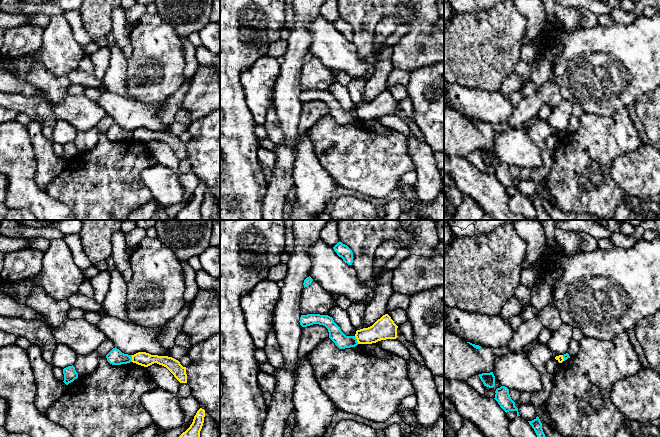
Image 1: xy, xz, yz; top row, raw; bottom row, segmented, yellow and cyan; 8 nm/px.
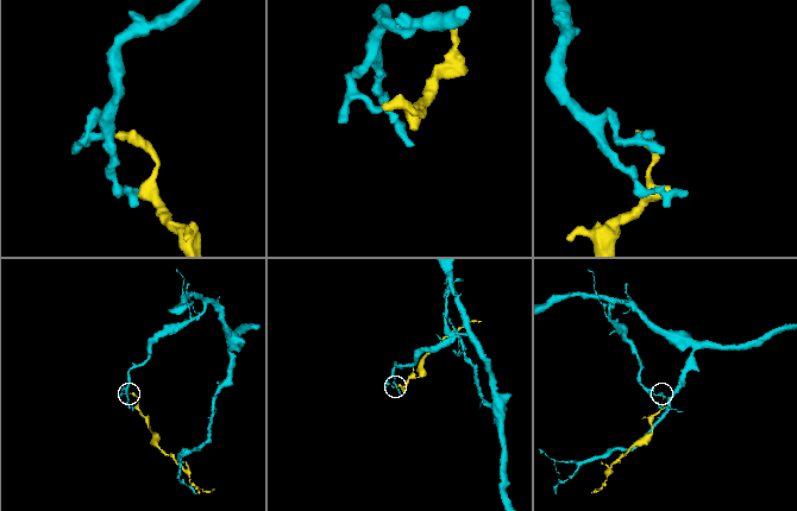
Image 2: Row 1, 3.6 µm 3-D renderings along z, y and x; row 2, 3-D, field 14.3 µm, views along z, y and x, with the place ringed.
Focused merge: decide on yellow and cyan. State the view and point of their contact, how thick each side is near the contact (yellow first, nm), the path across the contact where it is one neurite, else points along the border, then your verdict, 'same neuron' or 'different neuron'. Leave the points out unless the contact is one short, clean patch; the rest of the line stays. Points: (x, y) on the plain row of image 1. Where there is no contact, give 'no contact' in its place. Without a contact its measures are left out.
meets yellow in xz at (357, 116); 180 nm thick on the yellow side, 120 nm on the other; border along xz (354, 112), (358, 119); different neuron

